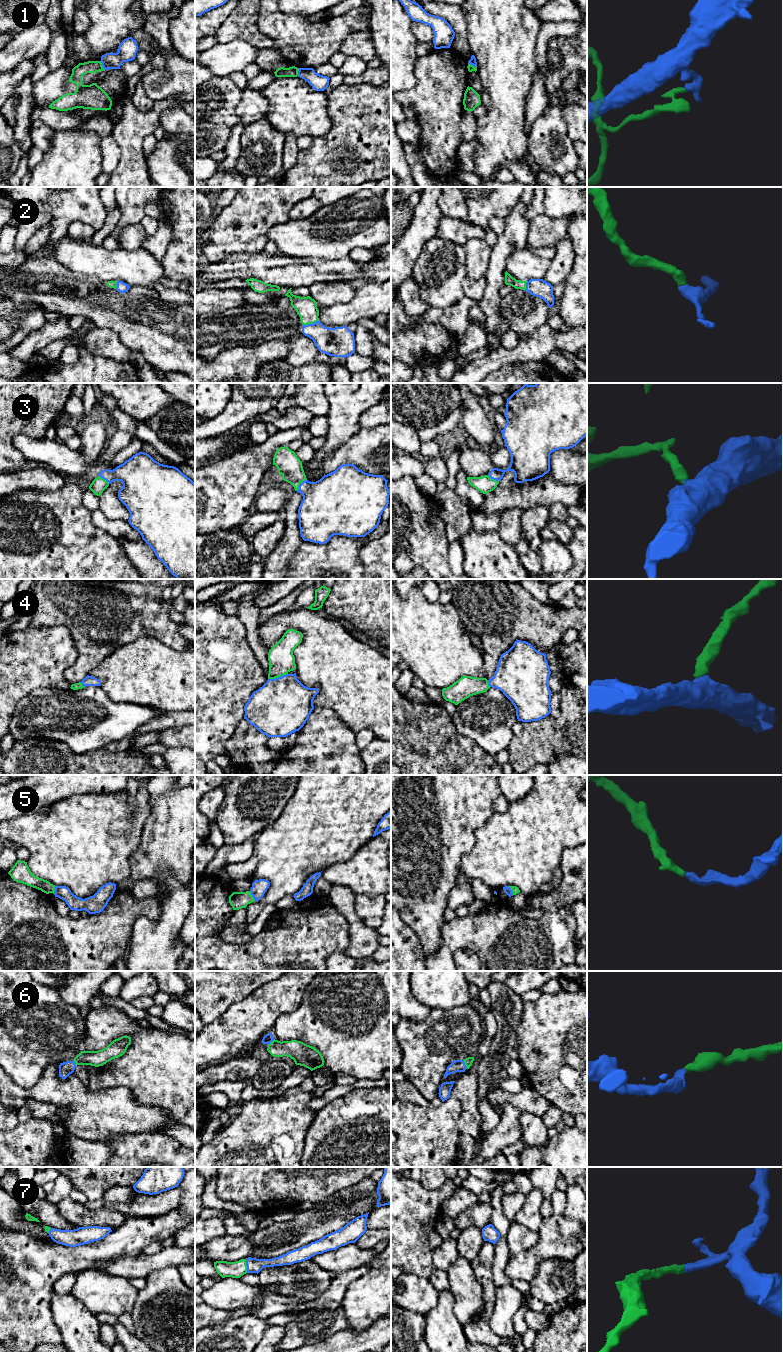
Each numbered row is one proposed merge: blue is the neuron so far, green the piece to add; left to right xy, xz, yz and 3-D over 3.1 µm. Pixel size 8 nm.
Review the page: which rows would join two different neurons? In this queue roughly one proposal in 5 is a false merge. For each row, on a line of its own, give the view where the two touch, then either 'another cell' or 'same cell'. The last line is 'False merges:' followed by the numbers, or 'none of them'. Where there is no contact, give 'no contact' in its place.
1: contact in xy; another cell
2: contact in xz; same cell
3: contact in xz; same cell
4: contact in xz; same cell
5: contact in xz; same cell
6: contact in yz; same cell
7: contact in xz; same cell
False merges: 1

